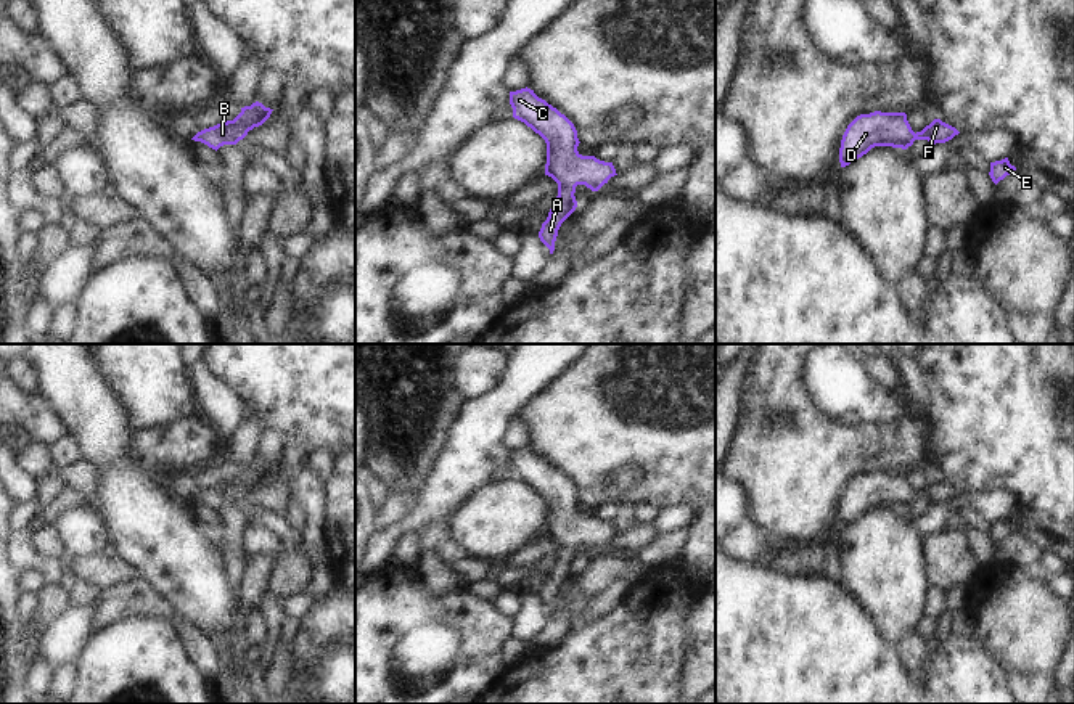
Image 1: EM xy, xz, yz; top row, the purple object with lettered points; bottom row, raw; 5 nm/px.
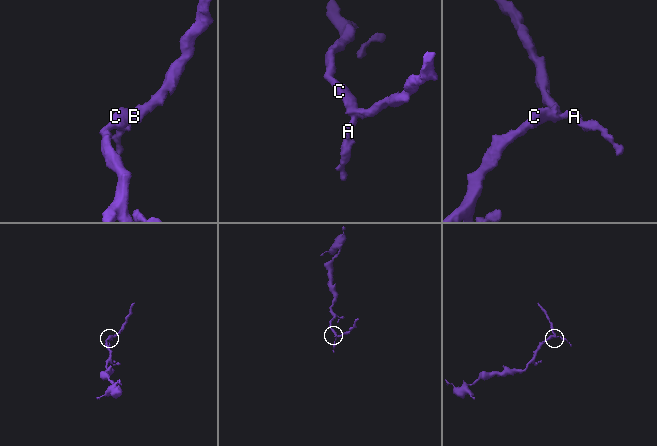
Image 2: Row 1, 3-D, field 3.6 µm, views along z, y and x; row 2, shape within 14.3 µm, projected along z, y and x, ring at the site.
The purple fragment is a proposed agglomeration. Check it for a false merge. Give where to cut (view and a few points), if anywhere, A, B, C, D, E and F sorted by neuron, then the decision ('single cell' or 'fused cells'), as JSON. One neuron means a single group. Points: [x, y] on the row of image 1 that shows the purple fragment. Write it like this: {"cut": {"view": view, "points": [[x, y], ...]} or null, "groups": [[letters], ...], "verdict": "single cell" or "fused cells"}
{"cut": null, "groups": [["A", "B", "C", "D", "E", "F"]], "verdict": "single cell"}

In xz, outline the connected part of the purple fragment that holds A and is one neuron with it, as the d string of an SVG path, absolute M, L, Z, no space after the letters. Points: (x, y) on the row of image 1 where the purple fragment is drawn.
M534 90L510 92L513 117L524 122L547 143L545 175L558 183L558 196L539 231L540 241L555 251L561 223L576 211L576 186L585 185L598 191L616 174L613 162L577 151L579 138L574 124L556 108L539 98Z

